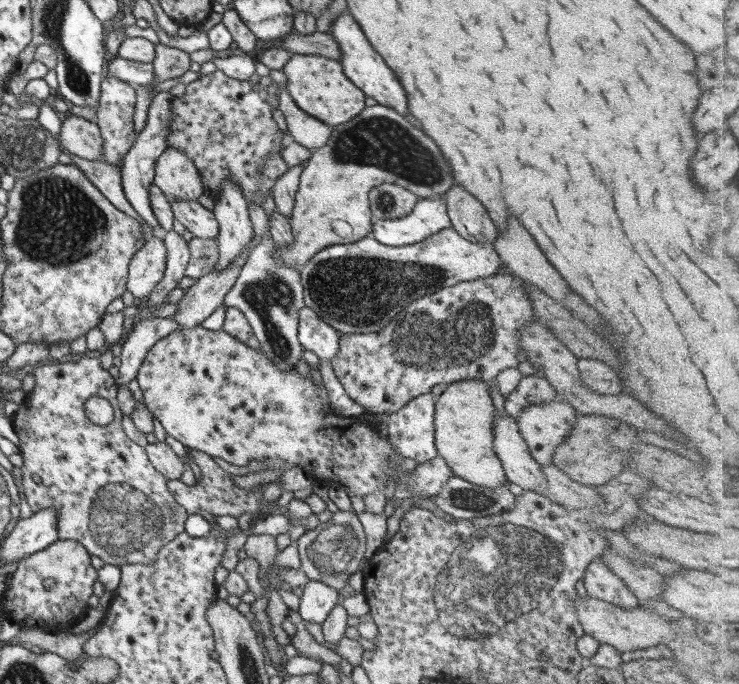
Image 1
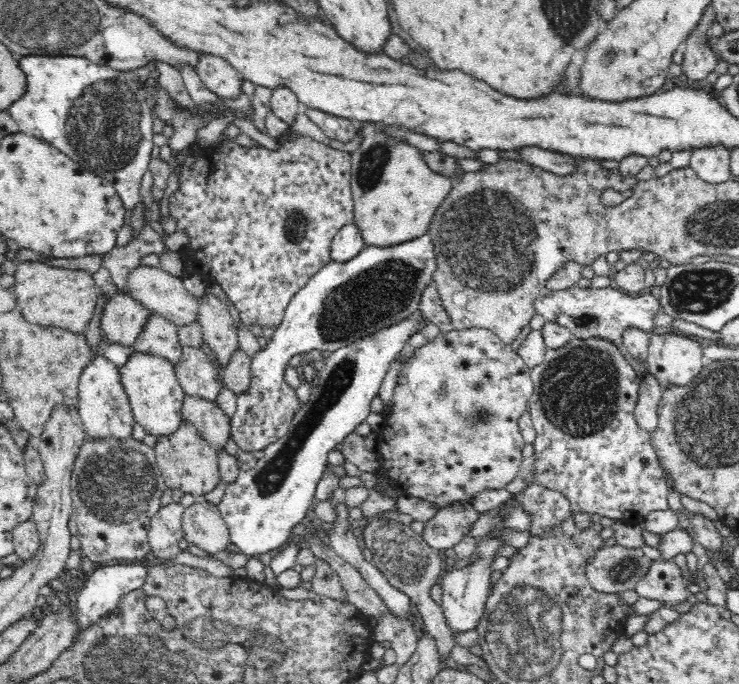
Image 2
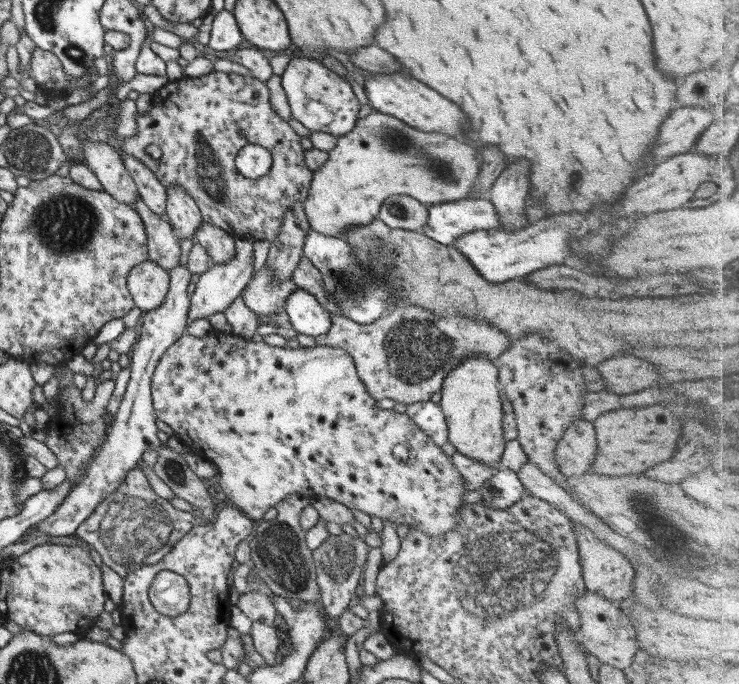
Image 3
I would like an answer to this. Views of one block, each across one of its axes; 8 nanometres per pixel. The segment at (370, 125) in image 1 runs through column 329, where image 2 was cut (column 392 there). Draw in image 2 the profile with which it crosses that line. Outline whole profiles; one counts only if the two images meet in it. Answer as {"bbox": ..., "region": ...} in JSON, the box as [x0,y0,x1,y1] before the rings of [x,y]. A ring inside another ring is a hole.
{"bbox":[351,123,453,246],"region":[[[370,123],[360,130],[362,142],[358,149],[351,152],[351,187],[354,199],[354,223],[360,227],[367,245],[394,246],[414,240],[427,233],[436,209],[450,194],[453,183],[440,173],[433,172],[422,149],[406,139],[392,137],[392,133],[381,123]]]}

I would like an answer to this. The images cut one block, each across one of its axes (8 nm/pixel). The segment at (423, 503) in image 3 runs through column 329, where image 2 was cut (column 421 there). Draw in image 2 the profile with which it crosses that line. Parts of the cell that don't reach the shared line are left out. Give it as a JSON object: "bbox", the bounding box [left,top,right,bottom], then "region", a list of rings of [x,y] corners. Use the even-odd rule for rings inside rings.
{"bbox":[377,327,534,509],"region":[[[474,327],[470,329],[452,329],[441,333],[436,340],[421,346],[412,356],[402,364],[398,385],[395,388],[393,405],[385,415],[381,428],[377,432],[377,454],[379,464],[384,470],[384,477],[388,484],[400,494],[414,498],[427,500],[438,509],[459,507],[462,504],[471,504],[478,494],[485,490],[502,490],[506,488],[520,472],[524,454],[522,449],[526,446],[522,437],[522,430],[518,427],[518,420],[525,412],[529,412],[528,404],[534,392],[531,379],[531,368],[524,362],[524,359],[512,348],[511,343],[506,343],[487,328]]]}

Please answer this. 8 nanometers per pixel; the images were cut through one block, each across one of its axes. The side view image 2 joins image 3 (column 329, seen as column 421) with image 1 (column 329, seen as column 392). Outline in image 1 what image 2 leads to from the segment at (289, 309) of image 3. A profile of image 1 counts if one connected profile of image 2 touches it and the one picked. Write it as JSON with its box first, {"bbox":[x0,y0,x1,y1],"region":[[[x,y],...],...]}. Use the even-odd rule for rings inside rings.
{"bbox":[296,305,338,360],"region":[[[303,305],[297,318],[296,337],[303,349],[313,352],[317,358],[331,360],[338,349],[338,332],[325,324],[310,308]]]}

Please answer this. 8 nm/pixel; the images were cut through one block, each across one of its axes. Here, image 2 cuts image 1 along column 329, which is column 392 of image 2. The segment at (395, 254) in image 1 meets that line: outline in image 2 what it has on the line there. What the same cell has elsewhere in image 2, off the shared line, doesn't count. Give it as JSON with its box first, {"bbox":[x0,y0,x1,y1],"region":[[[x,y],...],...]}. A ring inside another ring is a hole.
{"bbox":[231,233,435,452],"region":[[[428,233],[414,240],[395,244],[394,246],[367,245],[362,252],[347,261],[334,261],[325,264],[316,274],[313,274],[288,303],[282,324],[274,330],[274,336],[269,341],[265,351],[255,355],[251,364],[251,382],[244,394],[237,395],[237,410],[231,416],[232,438],[242,452],[264,450],[266,446],[280,440],[290,428],[292,420],[299,410],[298,397],[283,377],[284,367],[295,354],[310,350],[329,350],[350,346],[370,334],[376,334],[384,328],[396,326],[409,320],[419,310],[422,292],[425,286],[433,282],[435,271],[435,254],[432,239]]]}

